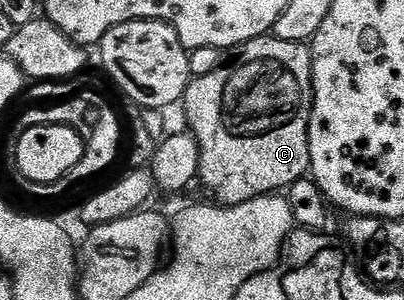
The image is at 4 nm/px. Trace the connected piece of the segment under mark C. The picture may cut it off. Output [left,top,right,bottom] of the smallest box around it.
[181,36,311,206]

